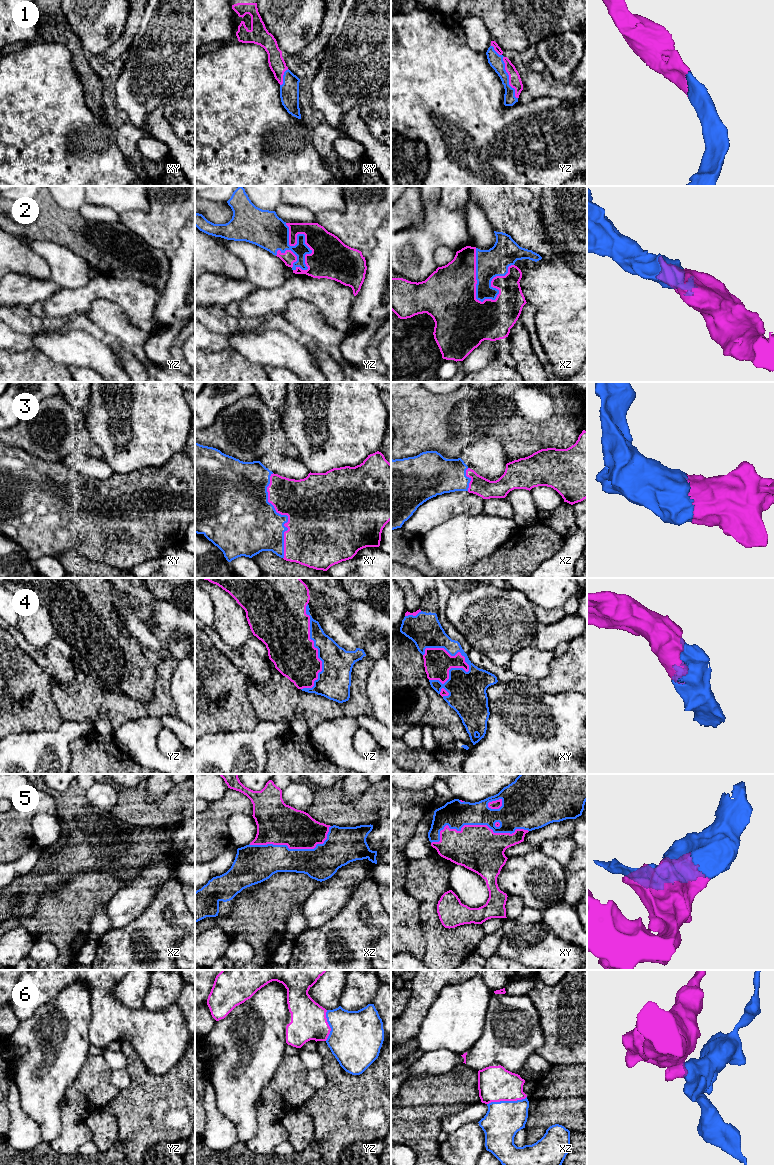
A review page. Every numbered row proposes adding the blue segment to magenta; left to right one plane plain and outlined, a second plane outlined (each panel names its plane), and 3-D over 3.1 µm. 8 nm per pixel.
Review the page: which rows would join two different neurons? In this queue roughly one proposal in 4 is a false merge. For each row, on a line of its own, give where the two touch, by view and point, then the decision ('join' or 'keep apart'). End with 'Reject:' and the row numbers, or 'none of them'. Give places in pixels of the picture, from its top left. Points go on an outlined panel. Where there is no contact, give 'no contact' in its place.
1: meets magenta in yz at (509, 77); join
2: meets magenta in xz at (476, 282); join
3: meets magenta in xy at (284, 514); join
4: meets magenta in xy at (450, 655); join
5: meets magenta in xy at (475, 825); join
6: meets magenta in xz at (506, 1100); join
Reject: none of them

